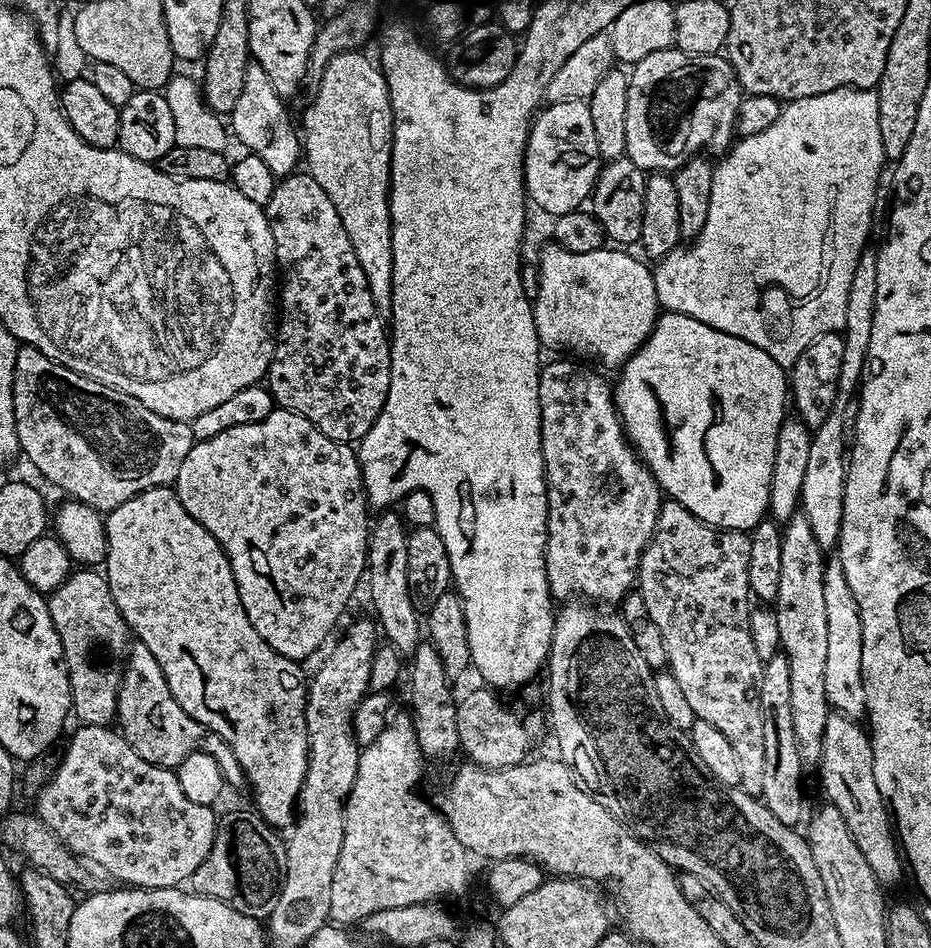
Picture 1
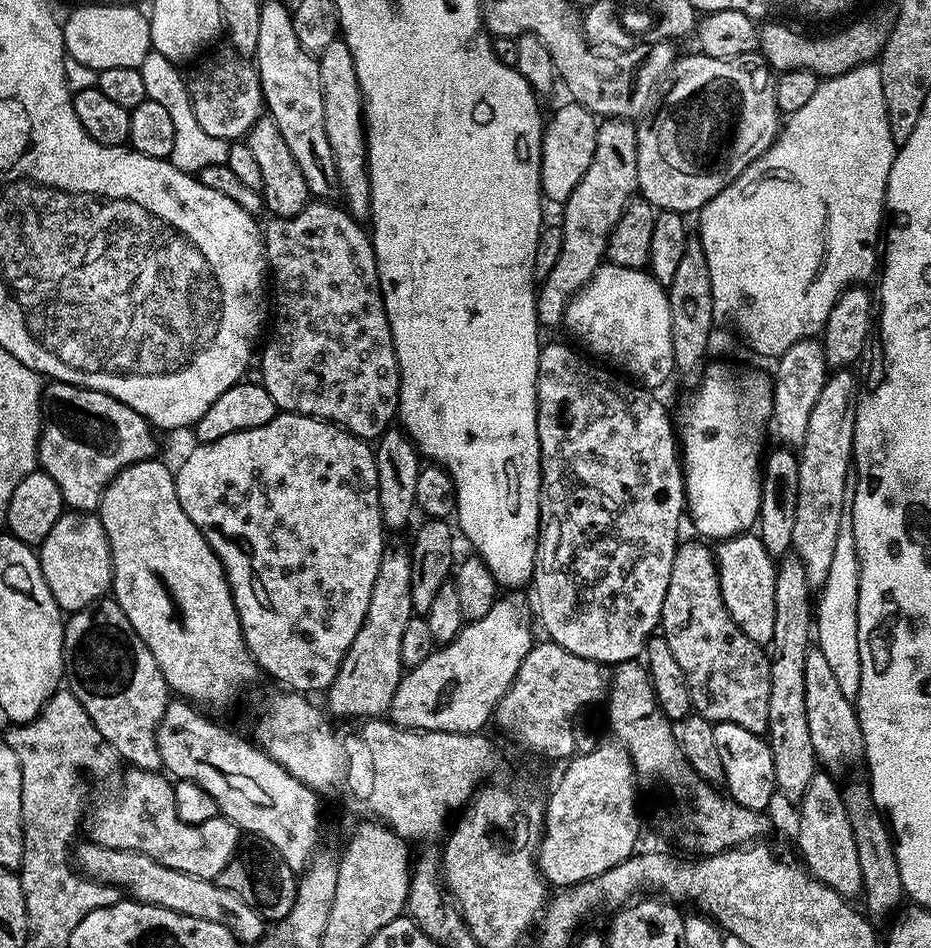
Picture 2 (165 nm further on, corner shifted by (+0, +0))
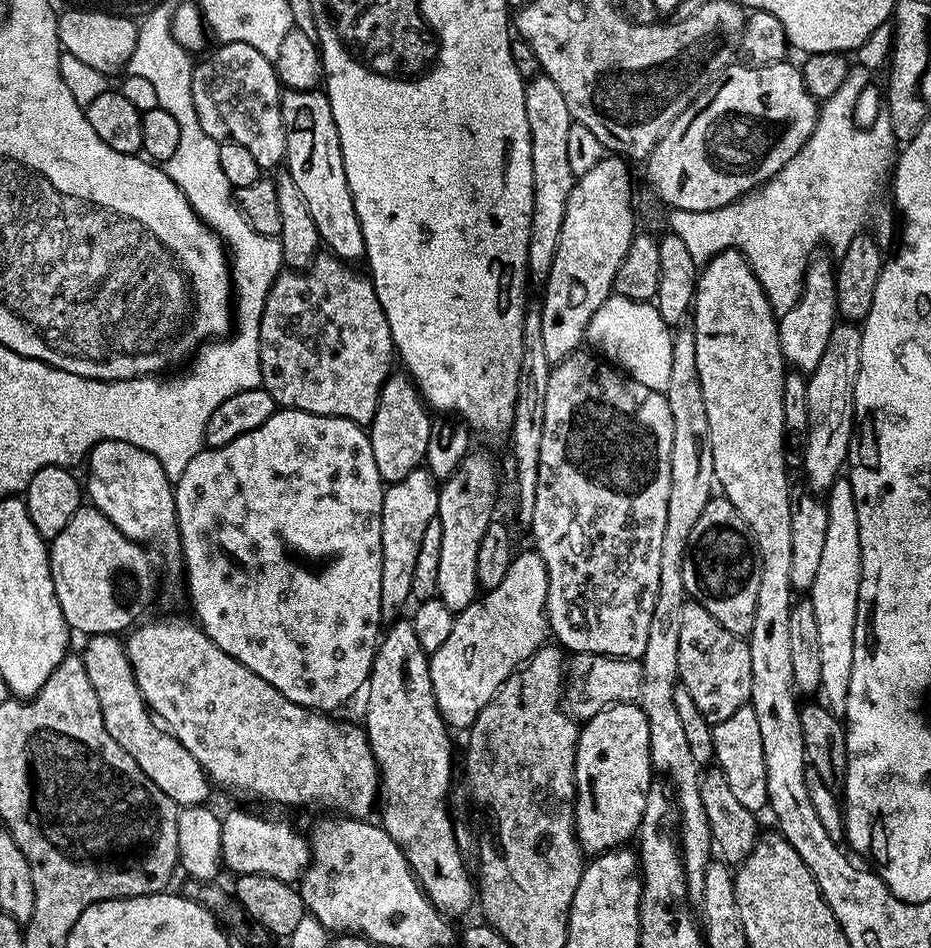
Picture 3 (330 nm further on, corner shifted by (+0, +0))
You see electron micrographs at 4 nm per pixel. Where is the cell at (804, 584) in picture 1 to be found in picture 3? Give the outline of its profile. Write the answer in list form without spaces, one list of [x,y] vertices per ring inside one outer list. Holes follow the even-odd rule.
[[[838,322],[830,334],[830,342],[826,342],[826,350],[822,353],[822,362],[807,377],[808,404],[809,404],[809,428],[808,445],[805,450],[805,460],[802,472],[808,475],[807,487],[813,493],[820,494],[831,488],[832,483],[841,475],[848,459],[848,450],[854,439],[854,386],[856,375],[860,369],[862,358],[862,331],[855,323]]]

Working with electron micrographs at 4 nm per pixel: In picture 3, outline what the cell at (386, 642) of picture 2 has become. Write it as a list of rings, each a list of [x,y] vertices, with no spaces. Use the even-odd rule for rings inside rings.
[[[424,466],[416,468],[406,478],[387,485],[382,502],[382,594],[380,595],[380,614],[385,621],[391,622],[401,615],[404,603],[409,603],[414,582],[414,562],[418,562],[418,549],[422,546],[422,538],[426,535],[426,526],[437,519],[436,511],[440,505],[440,488],[438,480]]]

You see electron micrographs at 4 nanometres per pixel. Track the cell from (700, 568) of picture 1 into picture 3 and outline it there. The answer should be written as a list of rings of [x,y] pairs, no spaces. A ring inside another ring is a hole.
[[[685,600],[682,606],[682,626],[680,627],[680,636],[678,637],[678,680],[679,683],[690,690],[690,698],[694,698],[698,706],[698,714],[706,718],[710,725],[718,722],[726,722],[730,714],[736,713],[743,704],[749,703],[752,699],[752,679],[754,670],[750,670],[750,650],[748,649],[747,639],[736,636],[718,618],[710,614],[701,604],[695,600]]]

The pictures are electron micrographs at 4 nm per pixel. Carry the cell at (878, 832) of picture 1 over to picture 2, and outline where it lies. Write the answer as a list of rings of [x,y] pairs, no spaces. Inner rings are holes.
[[[818,646],[810,647],[806,654],[806,726],[810,726],[810,742],[816,759],[829,773],[837,774],[863,757],[864,739],[856,708],[842,694],[831,666],[826,663],[826,654]]]

